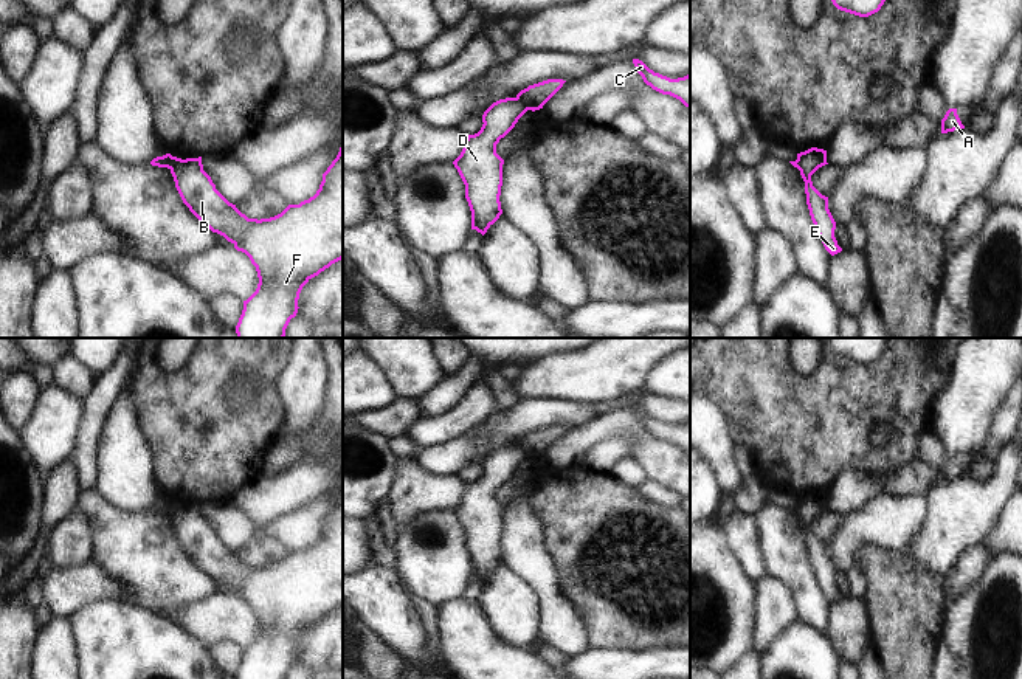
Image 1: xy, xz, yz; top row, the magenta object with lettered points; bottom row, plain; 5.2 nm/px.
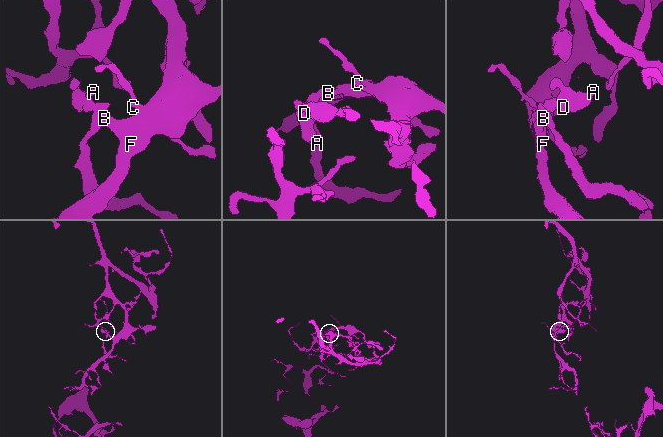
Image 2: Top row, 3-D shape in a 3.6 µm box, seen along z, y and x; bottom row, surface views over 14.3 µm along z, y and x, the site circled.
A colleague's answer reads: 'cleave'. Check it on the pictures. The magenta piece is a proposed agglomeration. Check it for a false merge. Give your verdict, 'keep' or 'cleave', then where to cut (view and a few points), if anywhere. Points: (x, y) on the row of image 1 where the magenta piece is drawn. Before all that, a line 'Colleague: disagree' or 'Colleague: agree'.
Colleague: agree
cleave; cut xz (517, 96), (528, 109)

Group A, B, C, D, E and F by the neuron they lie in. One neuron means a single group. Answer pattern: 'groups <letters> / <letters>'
groups A D / B C E F

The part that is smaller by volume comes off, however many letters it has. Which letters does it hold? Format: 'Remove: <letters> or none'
Remove: A, D

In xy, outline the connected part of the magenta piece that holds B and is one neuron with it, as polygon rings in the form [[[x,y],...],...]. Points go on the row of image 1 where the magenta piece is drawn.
[[[343,144],[323,174],[316,194],[299,205],[288,205],[270,219],[248,219],[230,203],[203,171],[202,157],[186,160],[174,157],[171,174],[189,211],[212,233],[223,236],[237,251],[245,253],[256,267],[259,284],[243,301],[236,326],[237,338],[284,338],[290,319],[298,313],[302,287],[343,259]]]

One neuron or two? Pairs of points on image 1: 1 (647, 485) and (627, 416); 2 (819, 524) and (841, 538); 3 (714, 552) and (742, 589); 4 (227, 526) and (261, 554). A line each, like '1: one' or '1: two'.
1: two
2: two
3: one
4: two

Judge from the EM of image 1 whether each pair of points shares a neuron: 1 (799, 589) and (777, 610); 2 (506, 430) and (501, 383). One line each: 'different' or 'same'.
1: different
2: different

